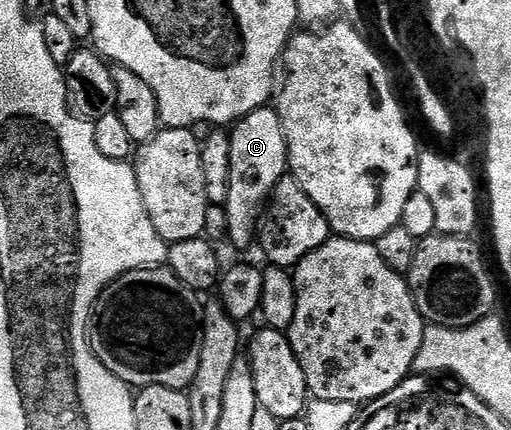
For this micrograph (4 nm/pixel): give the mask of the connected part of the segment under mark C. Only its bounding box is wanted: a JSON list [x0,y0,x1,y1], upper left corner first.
[224,106,289,250]

